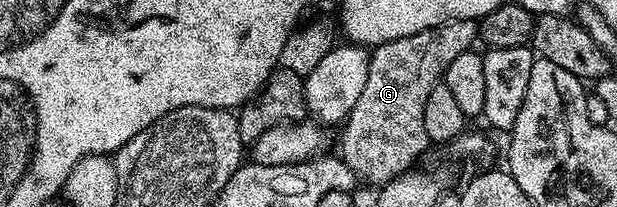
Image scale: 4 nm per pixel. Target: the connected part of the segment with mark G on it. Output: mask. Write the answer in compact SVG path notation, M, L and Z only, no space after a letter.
M448 20L445 24L427 28L418 34L410 34L406 38L375 45L371 49L366 87L358 102L354 102L347 119L343 121L344 133L340 136L338 149L339 155L348 163L355 176L361 181L369 180L375 186L383 186L415 165L412 163L430 148L426 126L422 126L422 110L426 110L426 98L443 77L446 66L450 66L450 62L454 62L458 54L469 51L477 40L477 25L473 21Z

